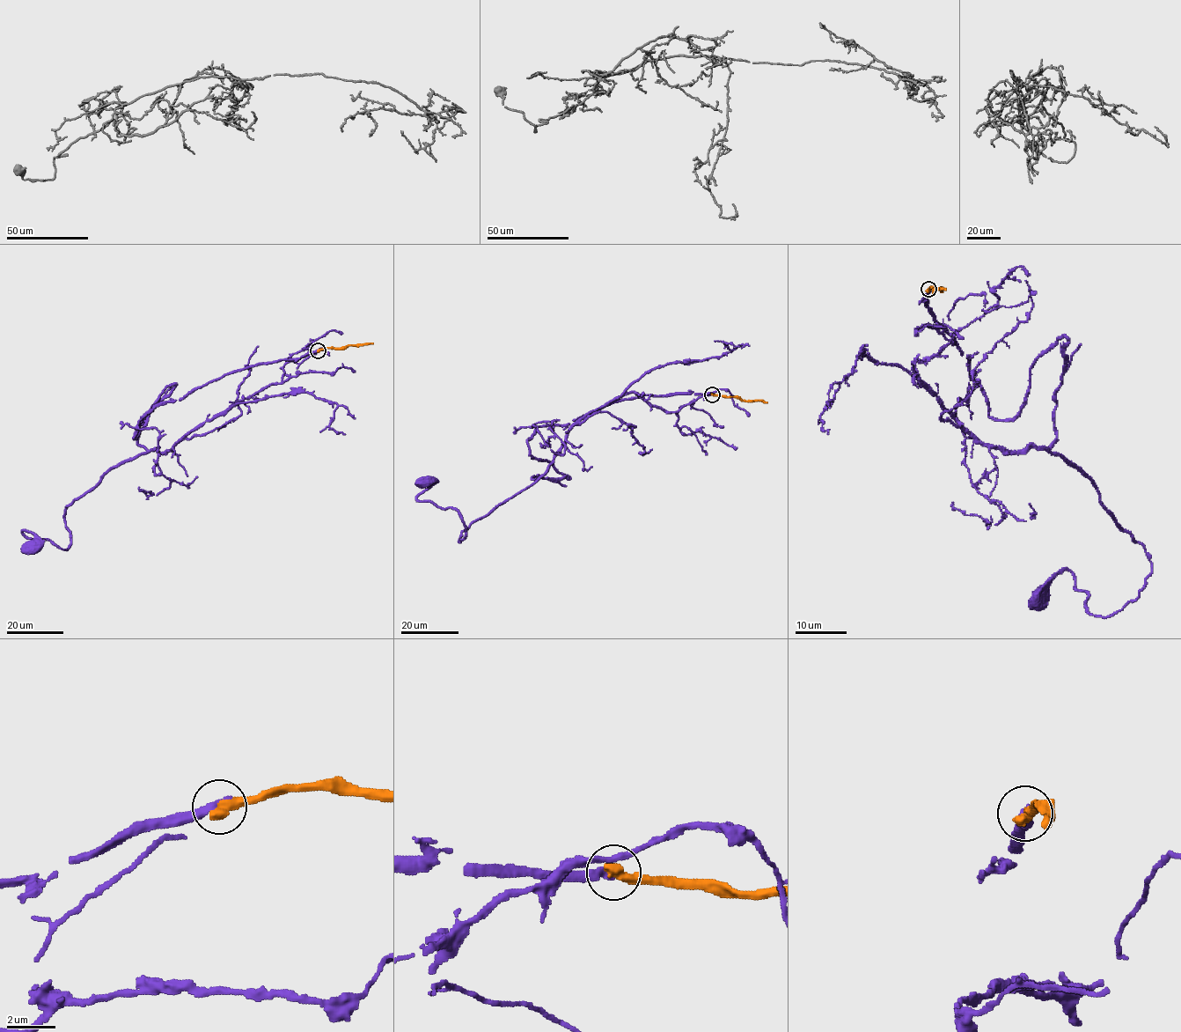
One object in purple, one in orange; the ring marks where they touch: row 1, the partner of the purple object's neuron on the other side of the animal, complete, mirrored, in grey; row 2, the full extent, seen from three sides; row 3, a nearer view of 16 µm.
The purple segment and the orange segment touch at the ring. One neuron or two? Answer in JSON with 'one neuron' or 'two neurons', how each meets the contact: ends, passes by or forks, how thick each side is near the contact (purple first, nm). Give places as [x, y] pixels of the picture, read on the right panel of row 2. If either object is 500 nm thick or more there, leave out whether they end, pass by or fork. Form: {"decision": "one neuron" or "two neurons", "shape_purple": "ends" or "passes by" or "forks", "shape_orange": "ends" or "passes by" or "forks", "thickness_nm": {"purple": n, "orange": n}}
{"decision": "one neuron", "thickness_nm": {"purple": 340, "orange": 500}}

